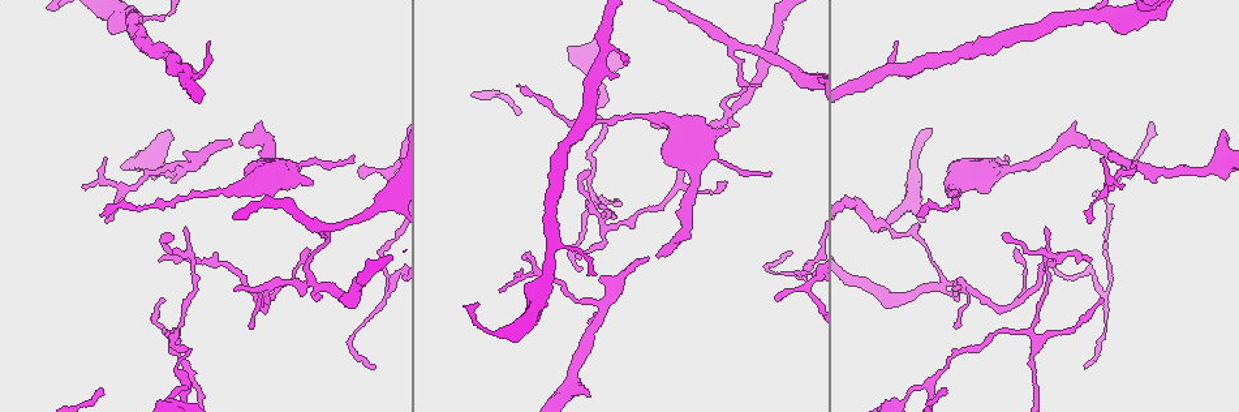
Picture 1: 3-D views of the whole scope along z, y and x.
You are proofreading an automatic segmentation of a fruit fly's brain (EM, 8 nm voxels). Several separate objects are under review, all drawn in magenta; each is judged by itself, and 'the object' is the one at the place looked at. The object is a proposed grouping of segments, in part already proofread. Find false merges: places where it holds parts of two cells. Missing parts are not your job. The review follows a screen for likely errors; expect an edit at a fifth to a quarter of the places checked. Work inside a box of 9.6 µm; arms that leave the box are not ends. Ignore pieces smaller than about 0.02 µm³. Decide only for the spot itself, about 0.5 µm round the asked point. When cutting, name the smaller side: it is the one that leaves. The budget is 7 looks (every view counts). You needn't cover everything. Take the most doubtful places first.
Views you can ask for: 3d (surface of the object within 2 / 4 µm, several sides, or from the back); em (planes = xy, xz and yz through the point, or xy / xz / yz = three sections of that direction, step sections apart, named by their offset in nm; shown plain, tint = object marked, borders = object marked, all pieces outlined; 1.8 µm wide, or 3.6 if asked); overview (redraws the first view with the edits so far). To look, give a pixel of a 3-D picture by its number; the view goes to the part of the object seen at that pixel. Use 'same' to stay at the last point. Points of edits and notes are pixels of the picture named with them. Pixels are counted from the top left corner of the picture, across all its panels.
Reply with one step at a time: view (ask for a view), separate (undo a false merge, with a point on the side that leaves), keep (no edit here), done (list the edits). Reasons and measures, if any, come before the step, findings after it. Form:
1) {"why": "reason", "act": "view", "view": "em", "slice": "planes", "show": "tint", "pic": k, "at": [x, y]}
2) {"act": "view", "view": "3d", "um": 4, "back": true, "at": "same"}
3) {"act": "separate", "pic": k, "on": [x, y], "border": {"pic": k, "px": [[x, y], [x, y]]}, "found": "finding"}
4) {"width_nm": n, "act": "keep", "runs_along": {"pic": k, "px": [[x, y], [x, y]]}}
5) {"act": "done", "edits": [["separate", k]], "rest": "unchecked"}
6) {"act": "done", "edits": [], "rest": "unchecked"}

{"why": "three arms meet", "act": "view", "view": "em", "slice": "xy", "step": 16, "show": "tint", "pic": 1, "at": [1028, 333]}

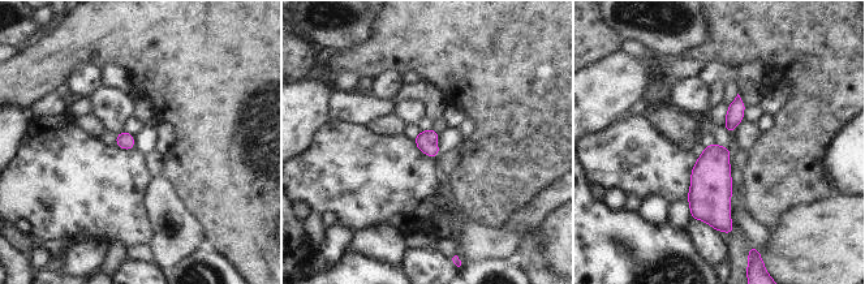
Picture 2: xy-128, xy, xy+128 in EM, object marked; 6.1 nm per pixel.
{"act": "view", "view": "em", "slice": "planes", "show": "tint", "at": "same"}

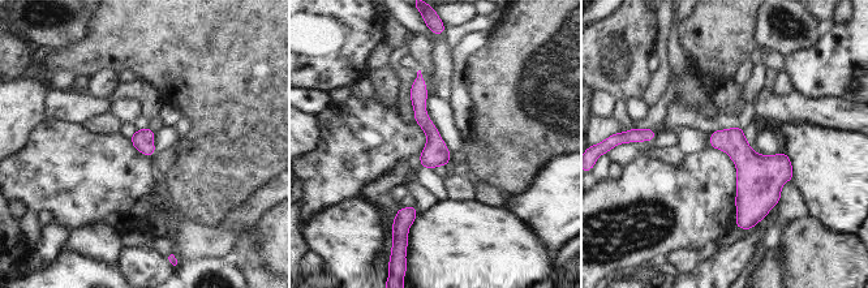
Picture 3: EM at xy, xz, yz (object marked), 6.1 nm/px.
{"act": "keep", "runs_along": {"pic": 3, "px": [[419, 80], [420, 116], [445, 162]]}, "found": "continuous, no second cell"}

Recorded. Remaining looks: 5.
{"why": "abrupt turn", "act": "view", "view": "em", "slice": "xy", "step": 8, "show": "tint", "pic": 1, "at": [1049, 256]}

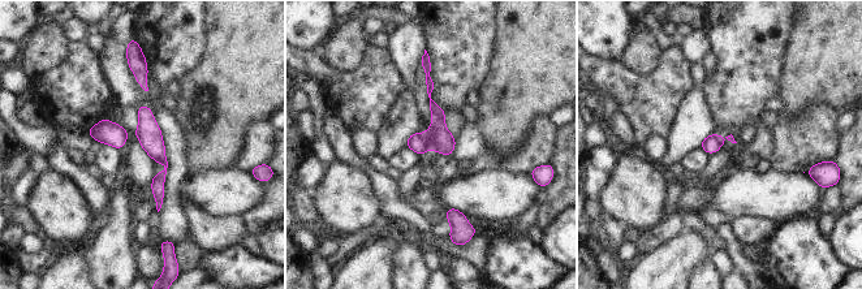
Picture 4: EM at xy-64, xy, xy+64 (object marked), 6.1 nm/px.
{"act": "separate", "pic": 4, "on": [440, 139], "part_leaving": {"pic": 4, "px": [[142, 108], [164, 163], [159, 201]]}, "found": "two cells meet here"}

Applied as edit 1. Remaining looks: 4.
{"why": "sharp bend", "act": "view", "view": "3d", "um": 2, "pic": 1, "at": [314, 226]}

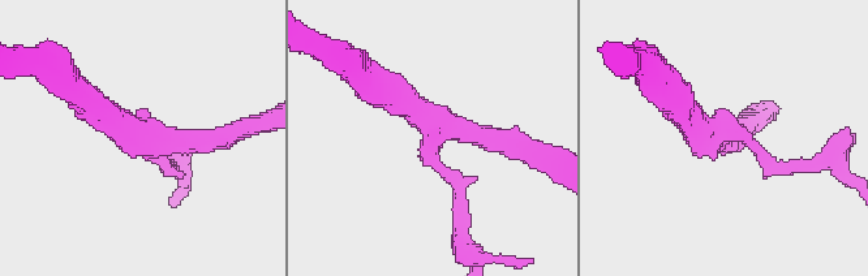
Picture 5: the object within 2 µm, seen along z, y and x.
{"arms": 3, "act": "view", "view": "em", "slice": "planes", "show": "borders", "pic": 5, "at": [718, 133]}

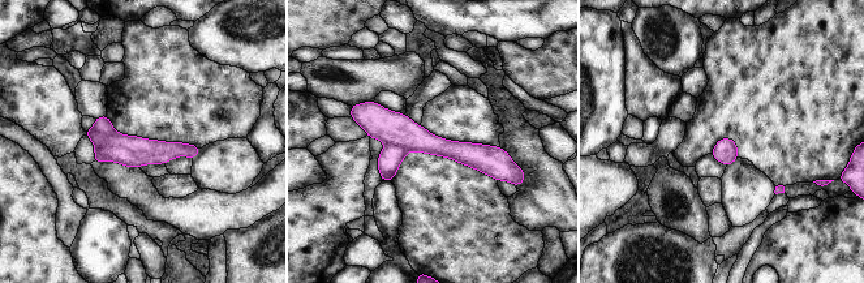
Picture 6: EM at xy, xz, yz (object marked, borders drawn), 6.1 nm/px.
{"act": "separate", "pic": 6, "on": [103, 127], "border": {"pic": 6, "px": [[114, 131], [93, 142]]}, "found": "two cells meet here"}

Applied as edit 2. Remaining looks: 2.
{"act": "done", "edits": [["separate", 4], ["separate", 6]], "rest": "unchecked"}

